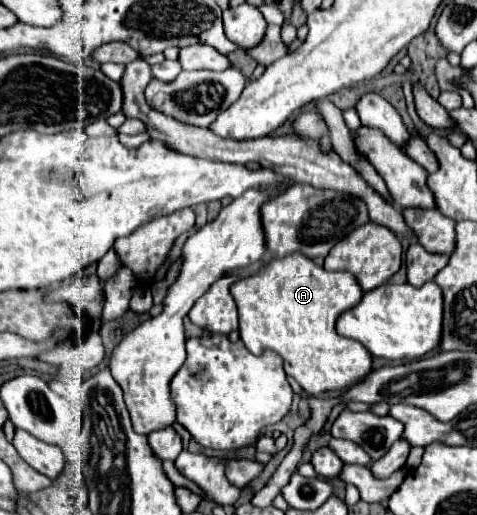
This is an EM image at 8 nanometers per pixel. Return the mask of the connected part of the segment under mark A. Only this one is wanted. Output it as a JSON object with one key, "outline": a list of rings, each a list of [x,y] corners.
{"outline":[[[292,253],[282,259],[270,259],[266,267],[254,277],[246,277],[232,285],[234,301],[240,315],[240,339],[254,353],[262,355],[264,351],[274,351],[284,359],[286,373],[296,379],[296,383],[308,395],[322,395],[328,391],[342,391],[356,383],[362,383],[366,375],[372,373],[372,355],[364,345],[354,339],[344,339],[336,333],[338,317],[354,309],[362,301],[362,289],[346,271],[326,271],[318,267],[312,259]]]}

